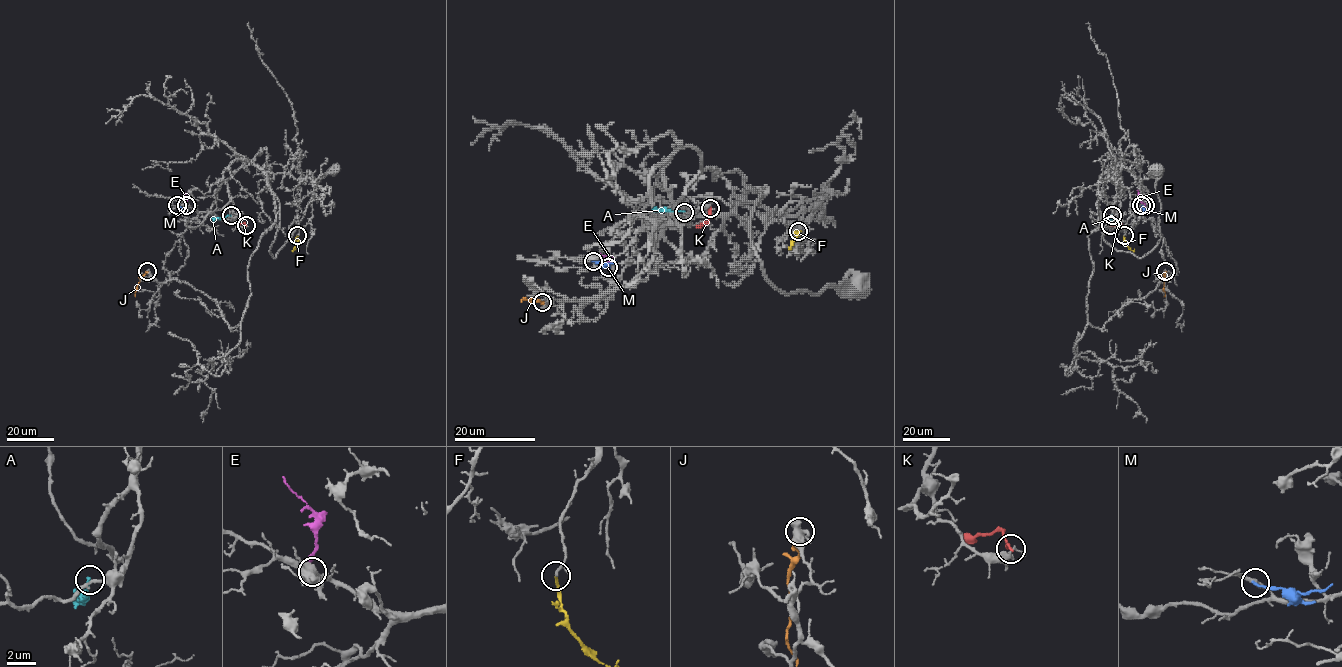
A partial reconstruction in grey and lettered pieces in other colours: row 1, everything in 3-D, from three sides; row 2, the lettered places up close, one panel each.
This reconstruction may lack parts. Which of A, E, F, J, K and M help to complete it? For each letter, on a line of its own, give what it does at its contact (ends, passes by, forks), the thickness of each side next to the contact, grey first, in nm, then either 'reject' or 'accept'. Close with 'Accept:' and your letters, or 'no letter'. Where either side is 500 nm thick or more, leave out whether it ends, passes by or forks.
A: it ends | 240/150 nm | reject
E: it ends | 240/220 nm | reject
F: it ends | 150/160 nm | accept
J: 800/200 nm | reject
K: it ends | 440/170 nm | reject
M: it ends | 280/200 nm | reject
Accept: F

